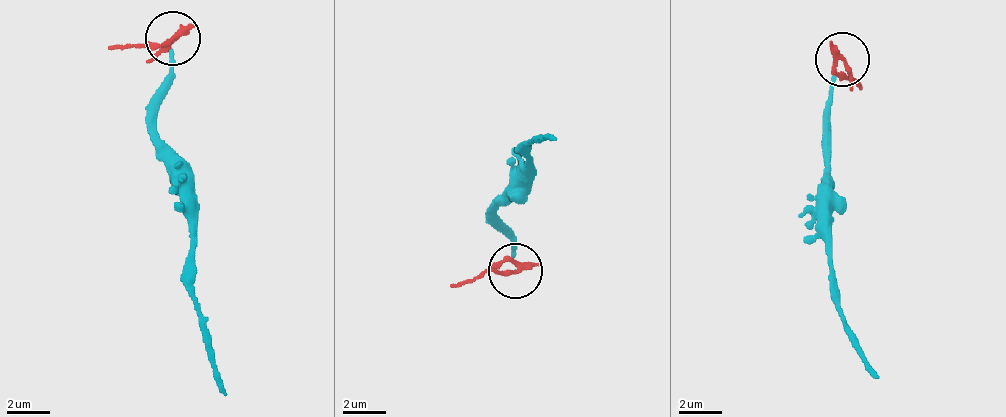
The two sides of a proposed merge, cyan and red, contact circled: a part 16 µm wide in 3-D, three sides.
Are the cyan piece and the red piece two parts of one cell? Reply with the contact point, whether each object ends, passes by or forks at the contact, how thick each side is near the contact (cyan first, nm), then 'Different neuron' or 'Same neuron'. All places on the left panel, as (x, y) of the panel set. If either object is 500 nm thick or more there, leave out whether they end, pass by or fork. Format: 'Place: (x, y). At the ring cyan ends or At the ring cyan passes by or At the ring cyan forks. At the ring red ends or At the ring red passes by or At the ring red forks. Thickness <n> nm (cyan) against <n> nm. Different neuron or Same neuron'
Place: (172, 38). At the ring cyan ends. At the ring red passes by. Thickness 70 nm (cyan) against 280 nm. Different neuron

